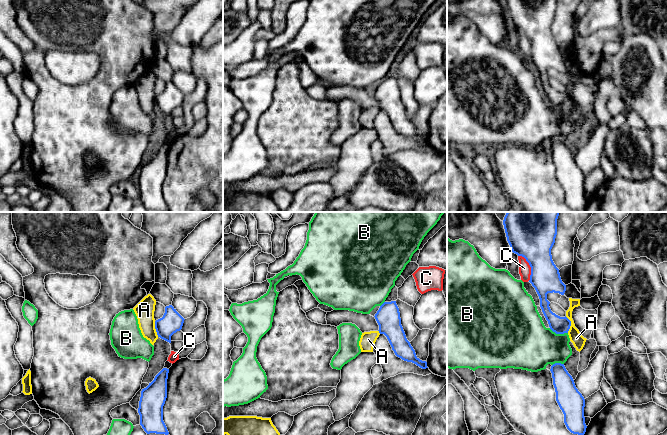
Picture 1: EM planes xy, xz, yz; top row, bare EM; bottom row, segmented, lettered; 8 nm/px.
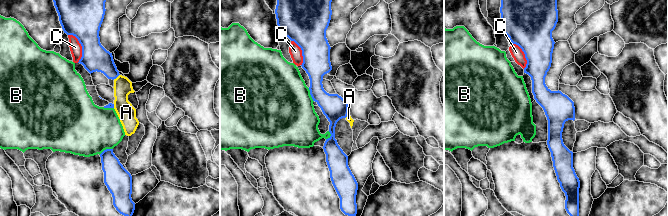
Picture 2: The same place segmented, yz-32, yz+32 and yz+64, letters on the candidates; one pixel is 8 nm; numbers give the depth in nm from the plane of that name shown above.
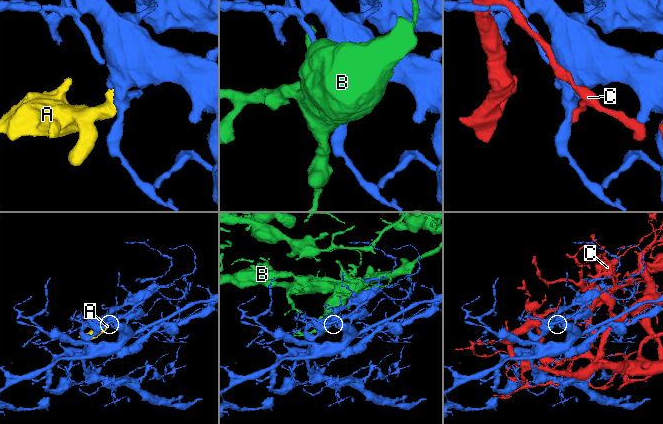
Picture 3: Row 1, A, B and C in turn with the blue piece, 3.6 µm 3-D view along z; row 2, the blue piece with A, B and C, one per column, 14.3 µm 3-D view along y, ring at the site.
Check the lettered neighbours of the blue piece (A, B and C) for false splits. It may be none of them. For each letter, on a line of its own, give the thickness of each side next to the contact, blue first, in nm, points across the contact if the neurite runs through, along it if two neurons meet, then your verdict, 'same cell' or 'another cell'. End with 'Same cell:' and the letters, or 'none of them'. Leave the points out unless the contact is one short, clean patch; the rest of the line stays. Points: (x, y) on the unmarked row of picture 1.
A: 140 nm thick on the blue side, 100 nm on the other; border along yz (565, 92), (570, 97), (568, 108); another cell
B: 140 nm thick on the blue side, 380 nm on the other; another cell
C: 300 nm thick on the blue side, 100 nm on the other; another cell
Same cell: none of them

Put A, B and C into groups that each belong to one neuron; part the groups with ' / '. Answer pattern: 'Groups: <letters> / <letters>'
Groups: A / B / C

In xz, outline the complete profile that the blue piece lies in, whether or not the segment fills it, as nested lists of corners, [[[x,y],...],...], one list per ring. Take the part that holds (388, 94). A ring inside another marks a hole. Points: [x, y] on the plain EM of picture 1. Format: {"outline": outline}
{"outline": [[[396,77],[384,78],[374,93],[379,101],[379,109],[387,113],[397,133],[412,138],[422,145],[428,144],[427,138],[416,132],[415,126],[406,114]]]}

